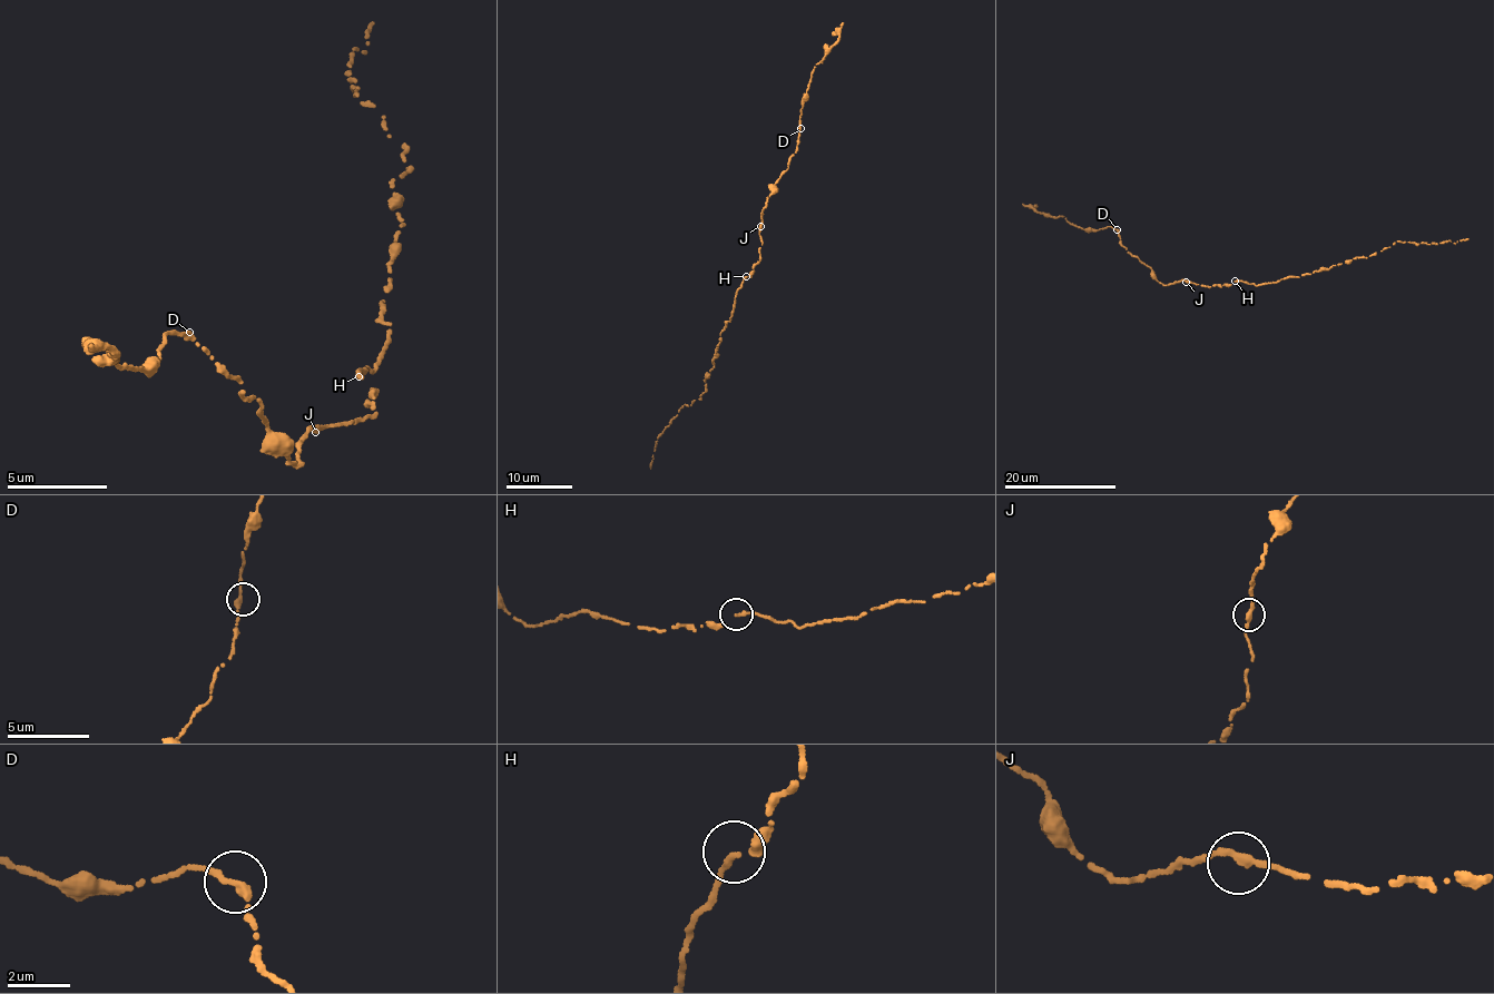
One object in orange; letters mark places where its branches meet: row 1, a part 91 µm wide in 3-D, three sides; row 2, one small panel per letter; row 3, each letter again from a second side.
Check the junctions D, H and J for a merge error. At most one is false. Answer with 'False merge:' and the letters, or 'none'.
False merge: none

